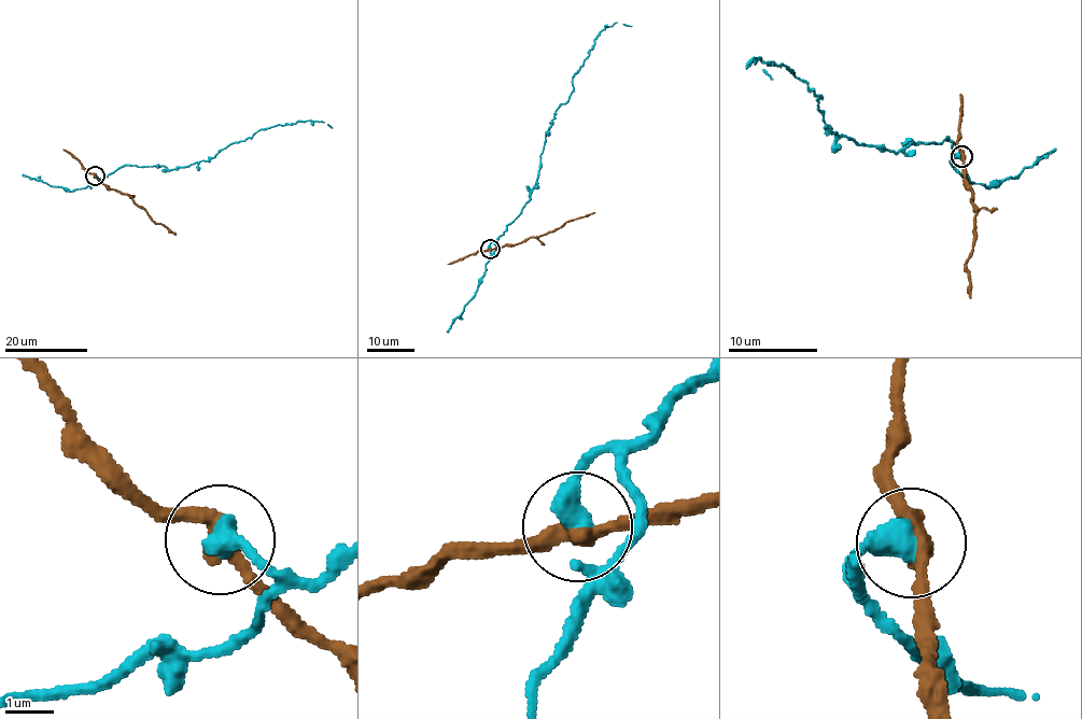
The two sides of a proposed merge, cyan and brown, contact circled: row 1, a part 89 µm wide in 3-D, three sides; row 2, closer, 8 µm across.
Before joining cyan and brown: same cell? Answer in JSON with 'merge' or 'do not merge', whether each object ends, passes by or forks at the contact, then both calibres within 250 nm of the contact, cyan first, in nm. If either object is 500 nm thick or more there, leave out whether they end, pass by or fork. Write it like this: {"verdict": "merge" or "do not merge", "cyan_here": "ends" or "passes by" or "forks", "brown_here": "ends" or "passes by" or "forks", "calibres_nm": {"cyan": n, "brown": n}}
{"verdict": "do not merge", "calibres_nm": {"cyan": 550, "brown": 360}}

